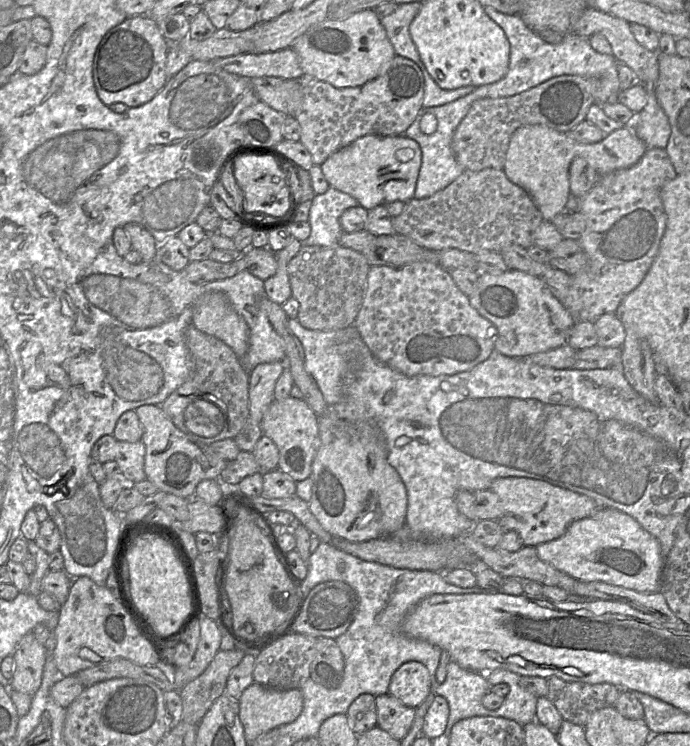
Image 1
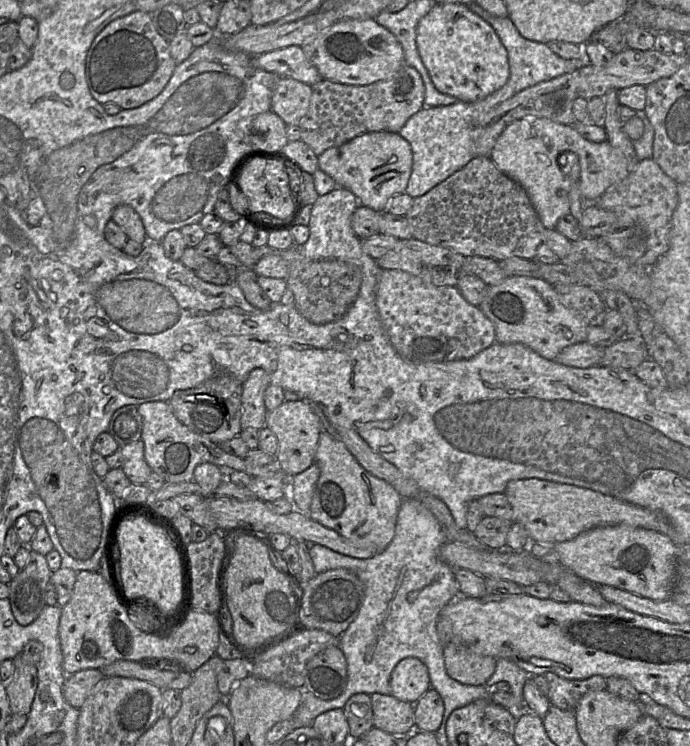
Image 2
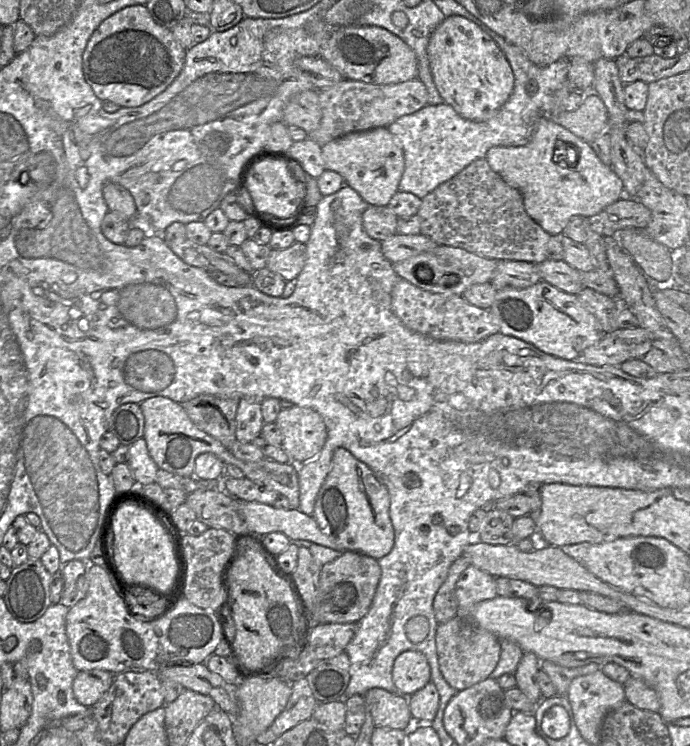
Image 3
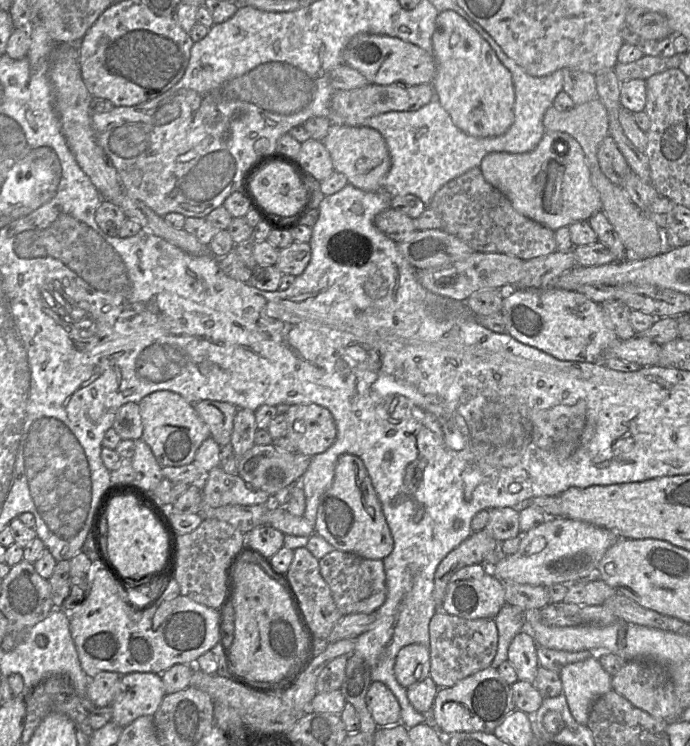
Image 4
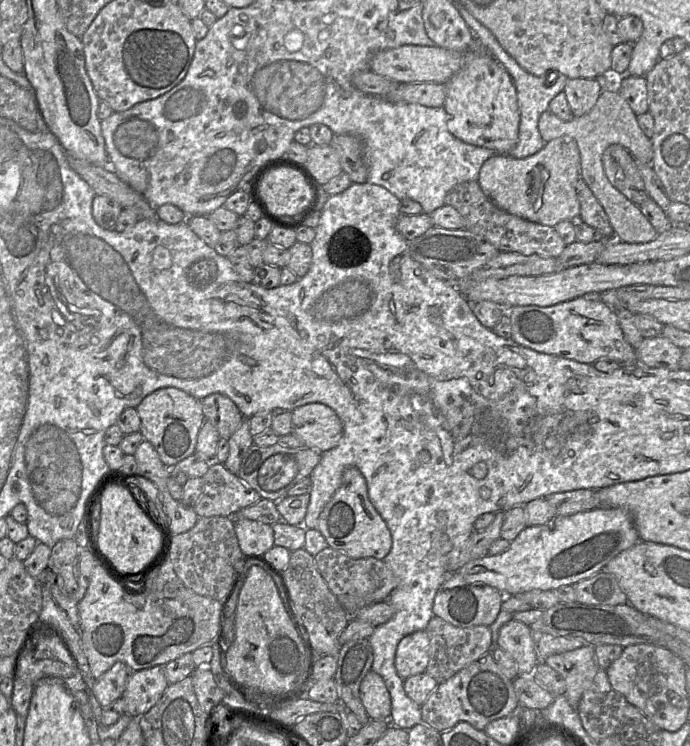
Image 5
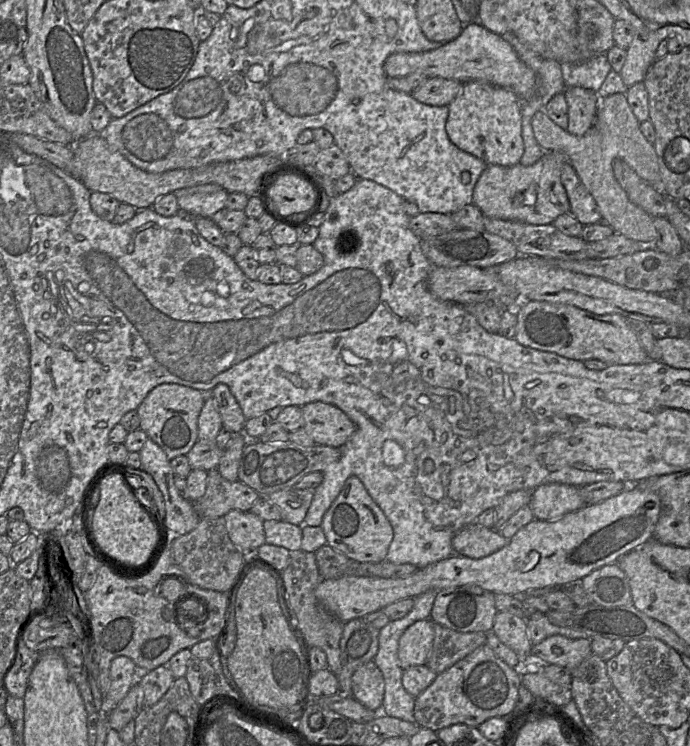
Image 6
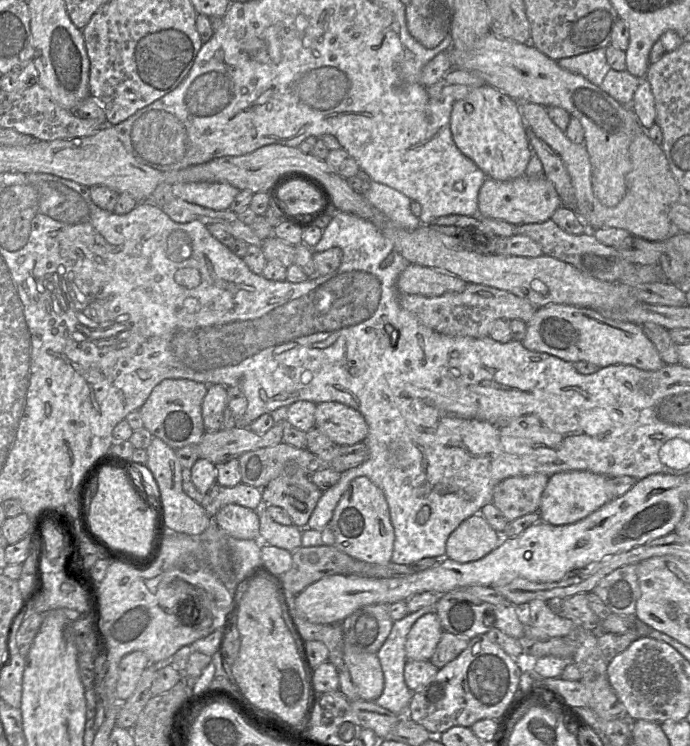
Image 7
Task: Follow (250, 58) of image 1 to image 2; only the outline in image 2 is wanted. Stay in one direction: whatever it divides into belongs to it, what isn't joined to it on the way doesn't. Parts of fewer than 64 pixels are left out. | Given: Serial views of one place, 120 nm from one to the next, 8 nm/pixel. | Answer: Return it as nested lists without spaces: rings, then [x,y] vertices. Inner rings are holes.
[[[291,45],[251,57],[253,66],[280,77],[291,77],[309,85],[322,79],[301,46]]]

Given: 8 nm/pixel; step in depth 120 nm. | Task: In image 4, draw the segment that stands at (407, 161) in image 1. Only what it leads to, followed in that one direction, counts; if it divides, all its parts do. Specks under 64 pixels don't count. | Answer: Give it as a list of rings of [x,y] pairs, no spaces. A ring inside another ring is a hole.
[[[331,123],[322,143],[330,154],[334,171],[344,174],[348,183],[365,191],[382,190],[383,180],[391,167],[391,159],[379,131],[367,126]]]

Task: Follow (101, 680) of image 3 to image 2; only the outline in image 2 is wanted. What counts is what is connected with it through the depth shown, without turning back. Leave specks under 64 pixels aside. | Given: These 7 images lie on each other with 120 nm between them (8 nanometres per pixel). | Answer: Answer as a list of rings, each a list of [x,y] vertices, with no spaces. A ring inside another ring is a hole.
[[[85,669],[67,675],[63,685],[64,699],[72,707],[79,709],[89,696],[91,689],[103,678],[99,669]]]

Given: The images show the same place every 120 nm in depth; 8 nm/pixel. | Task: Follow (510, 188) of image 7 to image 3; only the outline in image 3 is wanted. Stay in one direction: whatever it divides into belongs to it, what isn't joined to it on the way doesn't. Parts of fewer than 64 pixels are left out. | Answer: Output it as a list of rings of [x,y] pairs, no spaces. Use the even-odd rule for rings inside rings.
[[[541,116],[535,122],[534,132],[526,145],[493,146],[485,159],[495,173],[520,191],[527,214],[551,236],[563,233],[574,216],[595,219],[624,195],[623,182],[612,167],[599,159],[589,143],[549,116]],[[558,143],[566,145],[565,156],[557,153]],[[574,156],[576,161],[569,164],[568,160]]]

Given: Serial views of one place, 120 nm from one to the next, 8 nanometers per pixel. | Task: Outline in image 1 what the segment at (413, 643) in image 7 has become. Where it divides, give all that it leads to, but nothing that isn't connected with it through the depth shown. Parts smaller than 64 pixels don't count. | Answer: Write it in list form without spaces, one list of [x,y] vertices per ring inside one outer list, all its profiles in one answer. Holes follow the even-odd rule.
[[[416,661],[403,663],[392,675],[388,693],[402,704],[417,708],[432,692],[427,668]]]

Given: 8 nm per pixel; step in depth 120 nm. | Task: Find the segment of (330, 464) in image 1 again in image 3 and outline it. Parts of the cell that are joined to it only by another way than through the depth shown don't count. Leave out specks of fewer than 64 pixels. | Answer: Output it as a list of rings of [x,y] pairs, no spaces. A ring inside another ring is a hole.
[[[335,449],[332,468],[318,493],[312,515],[322,532],[334,538],[344,551],[359,552],[378,560],[390,553],[395,542],[389,509],[389,492],[378,476],[347,449]]]

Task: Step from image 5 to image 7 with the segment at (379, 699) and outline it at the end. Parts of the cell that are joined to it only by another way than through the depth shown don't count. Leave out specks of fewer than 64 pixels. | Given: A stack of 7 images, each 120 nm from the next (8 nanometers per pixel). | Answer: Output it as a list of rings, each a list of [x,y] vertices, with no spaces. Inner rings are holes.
[[[344,642],[344,661],[359,699],[376,701],[383,692],[384,676],[376,653],[363,653]]]

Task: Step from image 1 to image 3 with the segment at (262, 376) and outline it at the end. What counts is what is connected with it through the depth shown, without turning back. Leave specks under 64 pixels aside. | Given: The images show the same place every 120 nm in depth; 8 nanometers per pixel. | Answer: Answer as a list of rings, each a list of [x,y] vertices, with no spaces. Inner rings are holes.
[[[240,399],[236,414],[236,440],[252,443],[261,434],[263,425],[261,401]]]

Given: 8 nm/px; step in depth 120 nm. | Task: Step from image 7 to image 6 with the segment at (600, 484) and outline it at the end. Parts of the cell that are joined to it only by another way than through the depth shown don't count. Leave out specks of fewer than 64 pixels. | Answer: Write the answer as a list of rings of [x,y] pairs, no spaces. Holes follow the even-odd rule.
[[[562,483],[538,486],[532,491],[528,504],[537,520],[554,520],[584,505],[580,487]]]

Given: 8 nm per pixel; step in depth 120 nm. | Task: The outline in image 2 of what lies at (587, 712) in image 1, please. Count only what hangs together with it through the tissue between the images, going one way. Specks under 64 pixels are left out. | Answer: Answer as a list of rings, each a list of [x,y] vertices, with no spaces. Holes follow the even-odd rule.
[[[551,672],[544,676],[549,685],[548,699],[551,705],[562,710],[574,711],[586,694],[607,688],[606,679],[601,675],[577,680],[565,679]]]

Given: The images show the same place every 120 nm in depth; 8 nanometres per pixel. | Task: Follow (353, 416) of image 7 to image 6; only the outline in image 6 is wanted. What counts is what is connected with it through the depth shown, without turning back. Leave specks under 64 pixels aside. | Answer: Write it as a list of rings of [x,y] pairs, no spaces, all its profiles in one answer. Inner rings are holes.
[[[315,401],[302,408],[303,427],[316,445],[342,447],[355,432],[355,424],[339,408]]]

